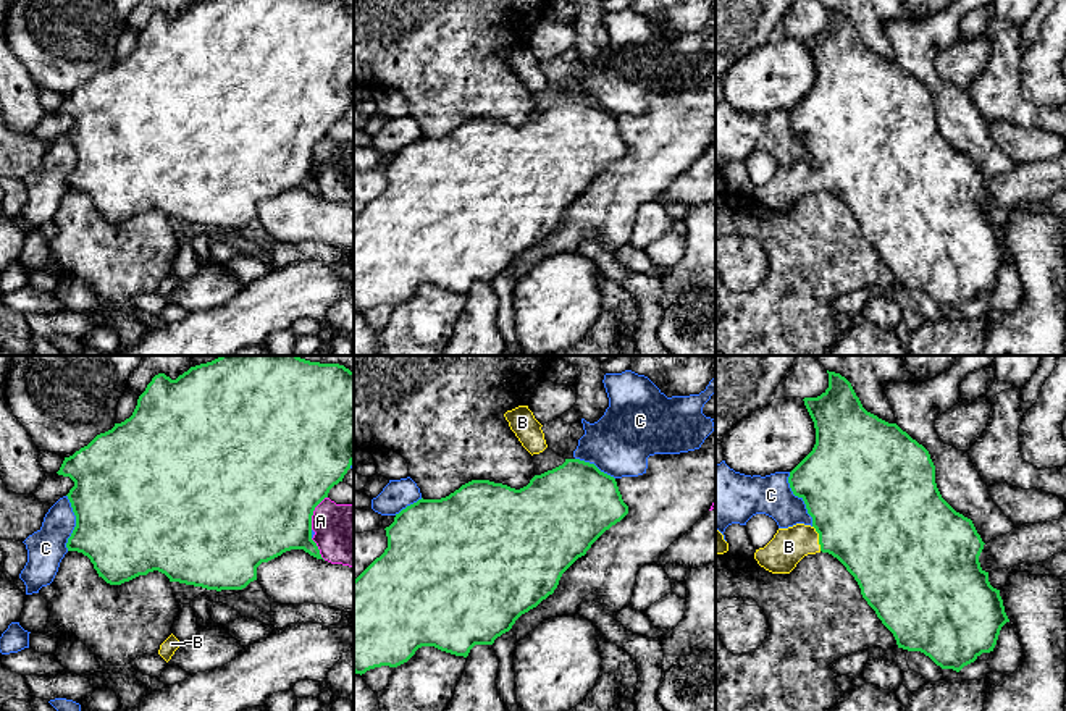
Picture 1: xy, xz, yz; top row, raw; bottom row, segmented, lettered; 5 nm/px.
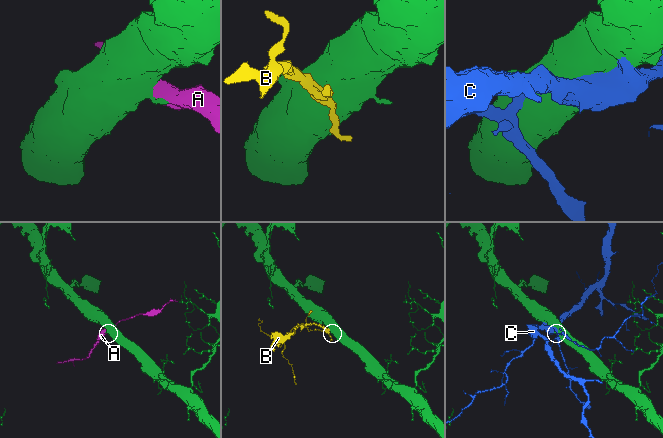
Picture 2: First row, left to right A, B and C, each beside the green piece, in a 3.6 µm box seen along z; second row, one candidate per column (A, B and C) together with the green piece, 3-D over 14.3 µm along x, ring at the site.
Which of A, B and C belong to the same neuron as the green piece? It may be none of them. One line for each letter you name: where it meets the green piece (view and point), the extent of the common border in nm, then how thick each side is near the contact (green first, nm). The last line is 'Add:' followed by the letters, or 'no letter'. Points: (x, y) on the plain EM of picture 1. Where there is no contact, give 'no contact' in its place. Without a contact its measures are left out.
B: contact yz (819, 176); length 130 nm; calibres 500 and 180 nm
Add: B

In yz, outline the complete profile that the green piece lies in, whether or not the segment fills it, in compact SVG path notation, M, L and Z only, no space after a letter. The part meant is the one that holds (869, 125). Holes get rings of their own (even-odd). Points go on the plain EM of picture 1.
M827 11L829 26L817 36L803 37L814 60L816 82L788 115L812 162L779 166L764 186L756 187L754 197L772 212L790 212L808 192L832 192L854 215L862 236L893 271L898 286L921 289L942 307L959 310L982 291L993 289L1001 265L1009 260L1000 228L990 223L988 210L979 200L985 181L972 158L942 136L929 89L896 61L867 50L845 15Z

